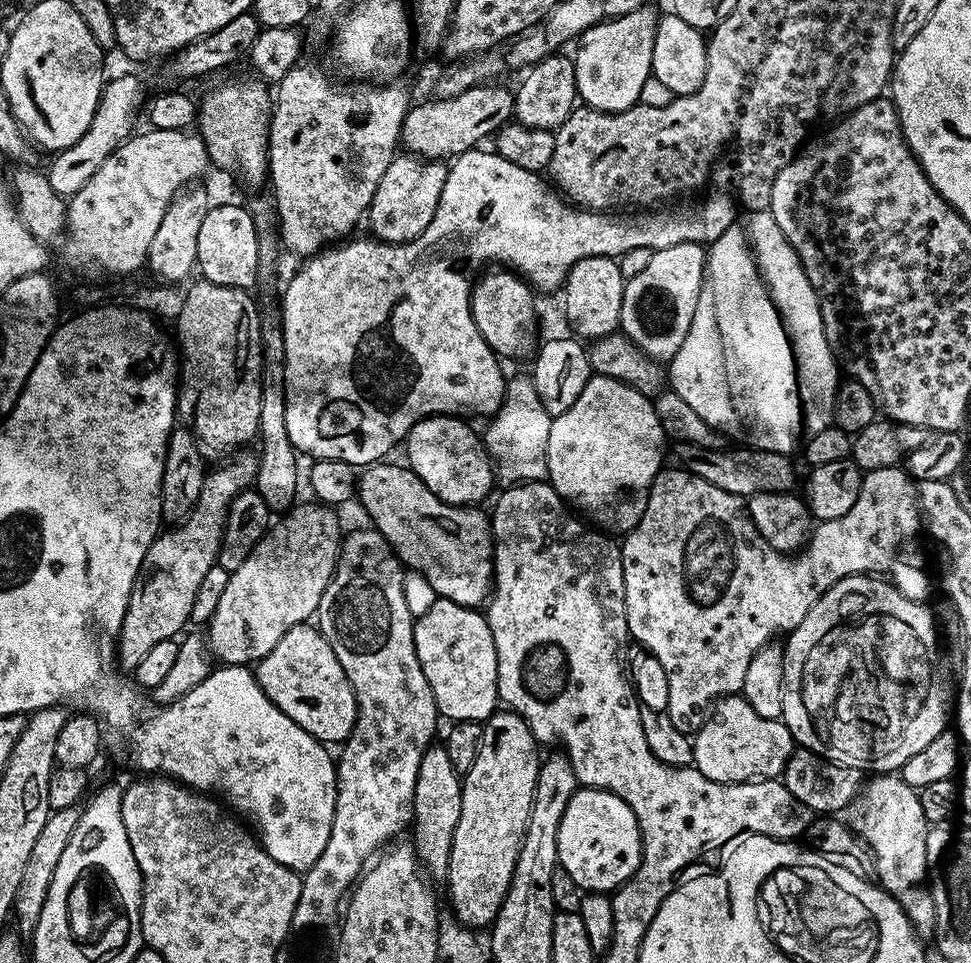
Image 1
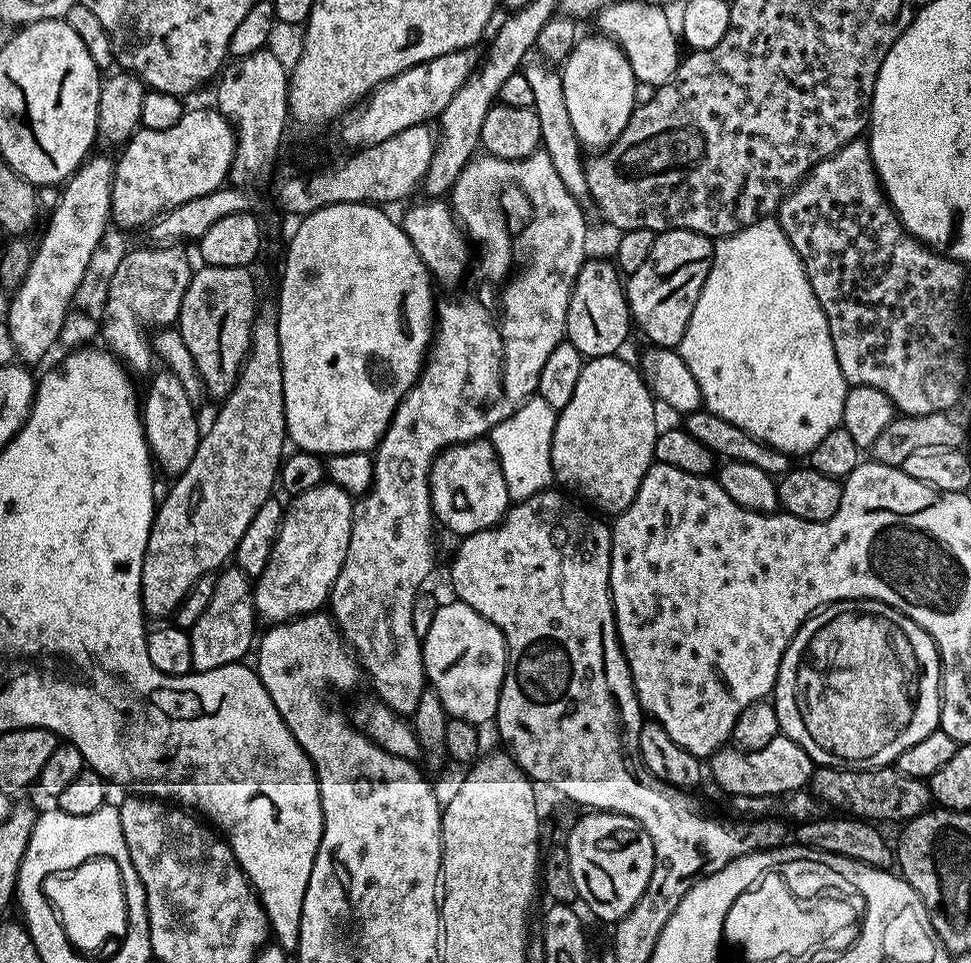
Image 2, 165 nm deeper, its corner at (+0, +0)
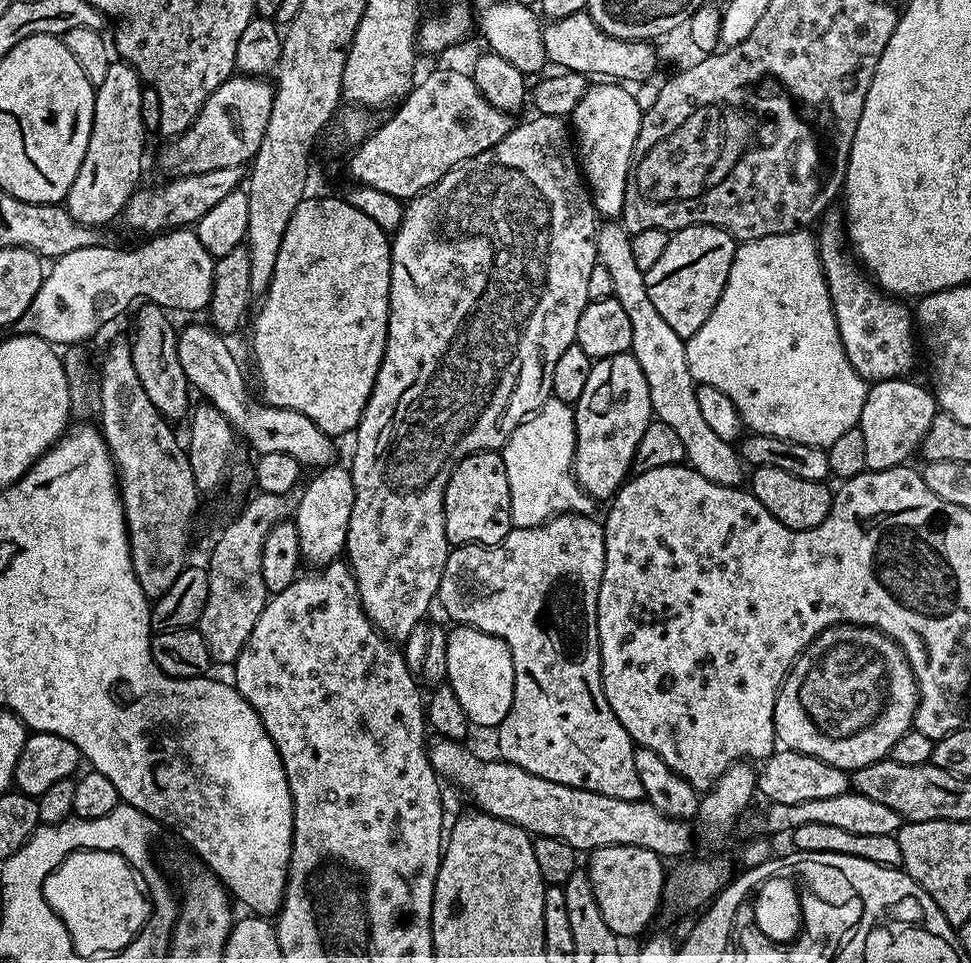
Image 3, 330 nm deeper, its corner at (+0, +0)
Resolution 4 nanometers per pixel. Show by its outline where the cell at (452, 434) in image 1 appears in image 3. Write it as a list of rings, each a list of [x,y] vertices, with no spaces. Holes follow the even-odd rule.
[[[499,451],[475,452],[450,474],[444,495],[444,525],[449,545],[501,544],[514,525],[510,514],[510,482]]]

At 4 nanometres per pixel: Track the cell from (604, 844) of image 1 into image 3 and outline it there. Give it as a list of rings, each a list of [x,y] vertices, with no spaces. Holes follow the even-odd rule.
[[[642,846],[594,848],[587,853],[586,860],[588,860],[586,871],[594,886],[594,898],[598,898],[598,910],[602,910],[602,918],[606,918],[606,926],[610,926],[612,933],[621,938],[638,935],[655,918],[656,911],[662,908],[666,879],[665,861],[650,850],[642,850]]]

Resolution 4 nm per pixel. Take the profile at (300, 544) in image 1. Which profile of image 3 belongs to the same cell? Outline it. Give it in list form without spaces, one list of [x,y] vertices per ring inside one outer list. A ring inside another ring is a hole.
[[[329,466],[321,468],[309,482],[304,494],[299,495],[294,523],[300,539],[300,558],[305,565],[323,566],[331,564],[345,551],[348,543],[350,510],[354,506],[354,482],[347,467]]]

